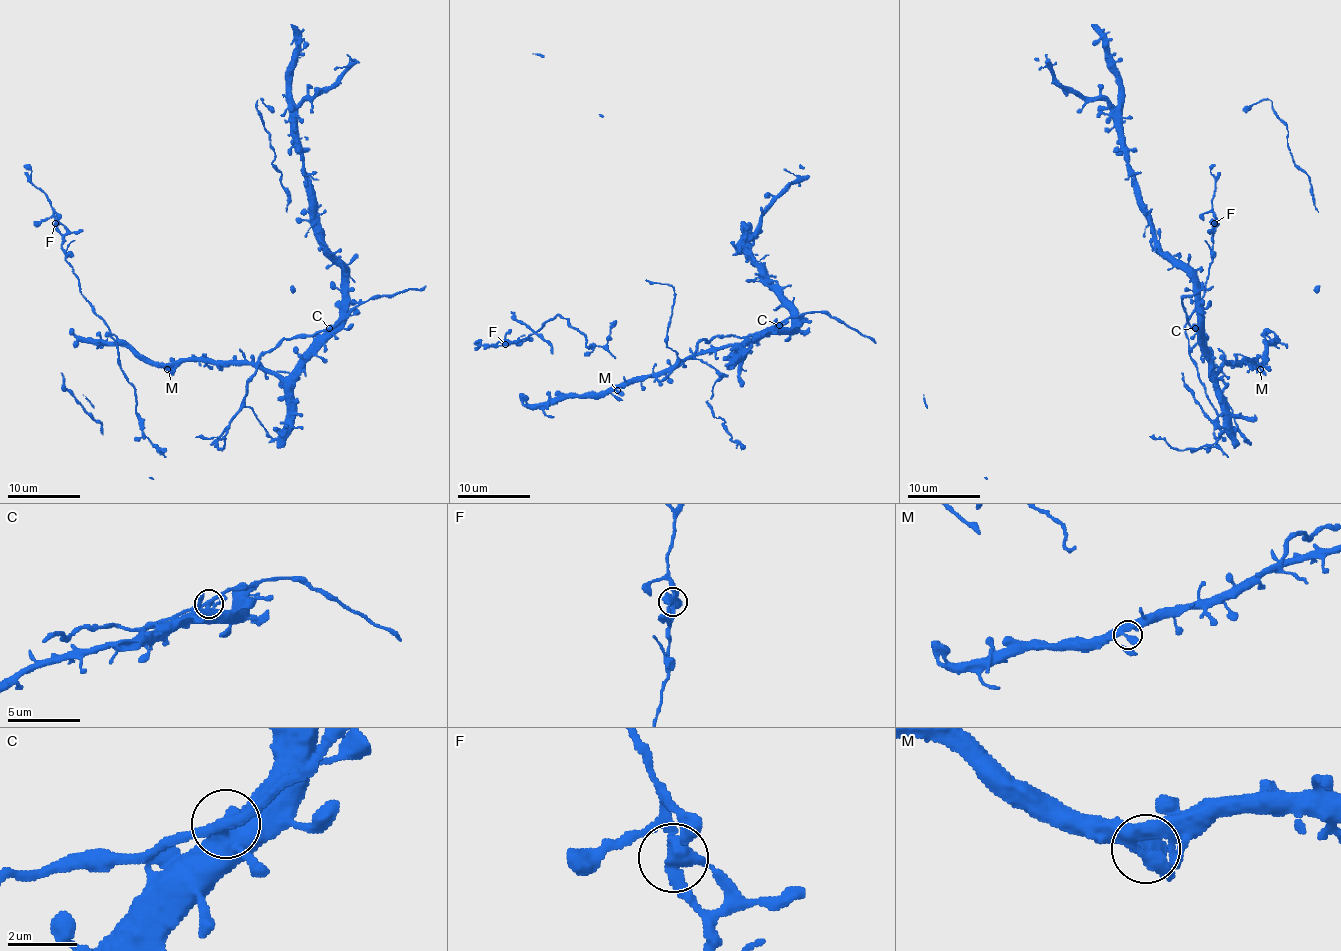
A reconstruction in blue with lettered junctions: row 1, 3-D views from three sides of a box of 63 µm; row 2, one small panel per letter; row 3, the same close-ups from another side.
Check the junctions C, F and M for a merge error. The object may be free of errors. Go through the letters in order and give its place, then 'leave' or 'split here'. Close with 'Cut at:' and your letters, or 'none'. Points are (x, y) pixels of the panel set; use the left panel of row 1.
C: (329, 328) | split here
F: (55, 223) | leave
M: (167, 369) | leave
Cut at: C

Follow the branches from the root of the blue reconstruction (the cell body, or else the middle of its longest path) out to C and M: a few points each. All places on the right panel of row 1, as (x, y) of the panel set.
C: (1209, 358), (1206, 354), (1208, 338), (1195, 329)
M: (1209, 358), (1219, 367), (1253, 361), (1260, 369)

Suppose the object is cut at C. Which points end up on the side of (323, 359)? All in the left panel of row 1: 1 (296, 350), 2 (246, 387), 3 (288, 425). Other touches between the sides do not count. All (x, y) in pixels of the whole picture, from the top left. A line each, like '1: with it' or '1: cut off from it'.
1: with it
2: cut off from it
3: with it

